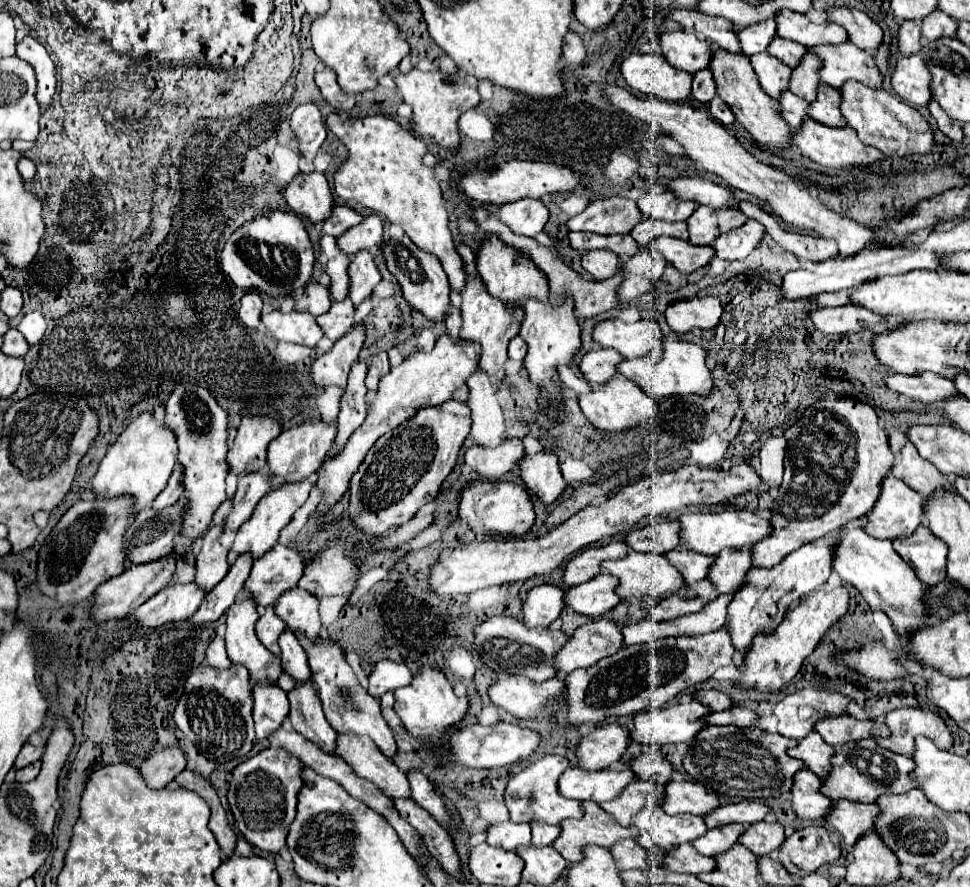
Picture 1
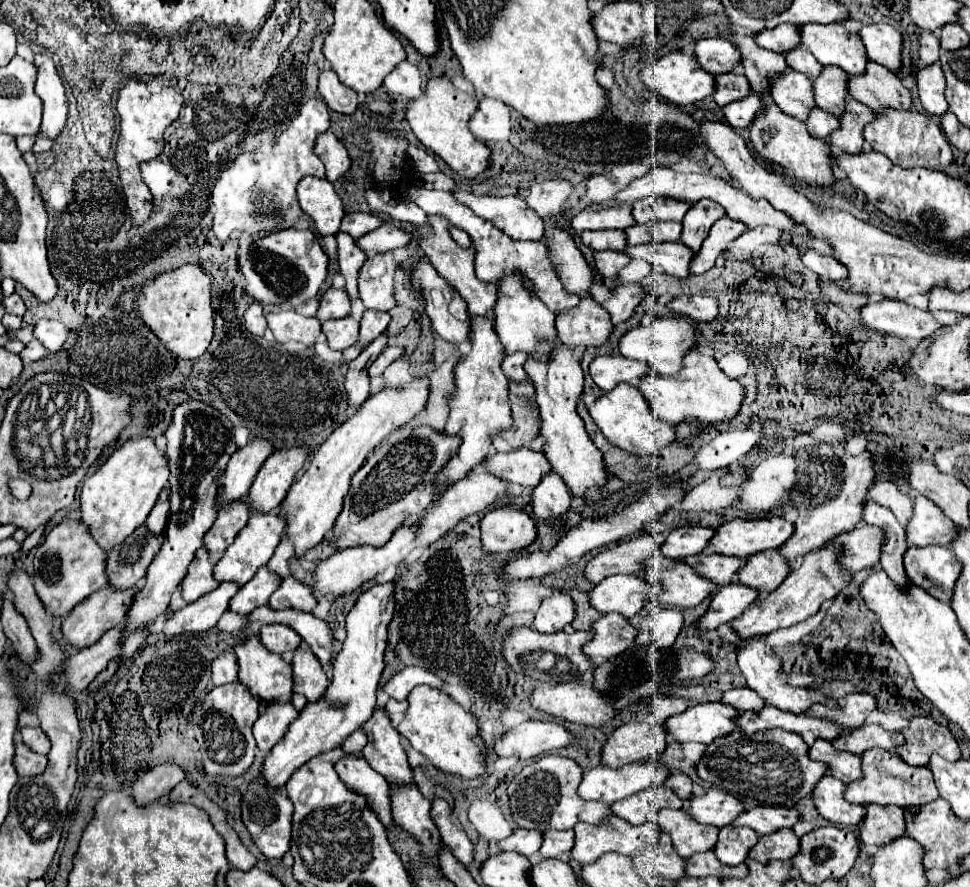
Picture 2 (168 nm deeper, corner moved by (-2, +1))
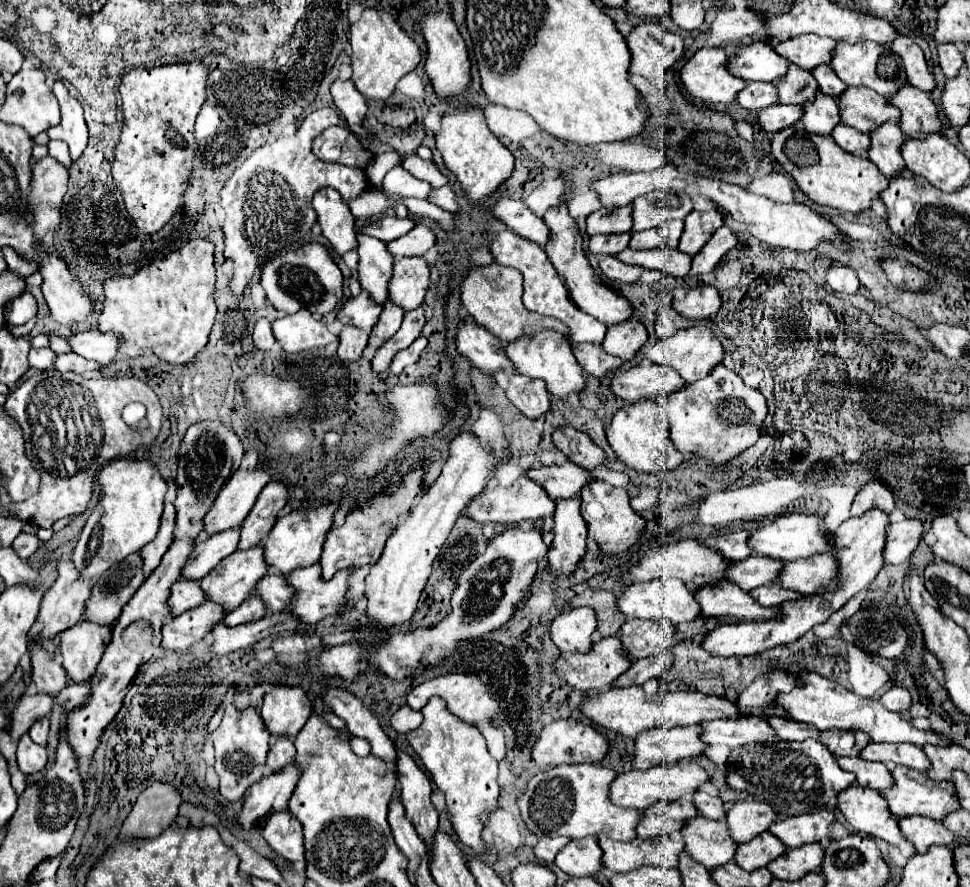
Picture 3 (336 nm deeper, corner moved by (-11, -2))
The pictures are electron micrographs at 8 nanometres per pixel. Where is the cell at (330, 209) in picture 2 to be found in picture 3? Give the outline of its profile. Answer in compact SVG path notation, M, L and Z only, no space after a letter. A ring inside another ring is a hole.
M319 189L313 197L313 209L317 211L317 221L321 223L323 235L339 255L357 247L355 217L335 189Z

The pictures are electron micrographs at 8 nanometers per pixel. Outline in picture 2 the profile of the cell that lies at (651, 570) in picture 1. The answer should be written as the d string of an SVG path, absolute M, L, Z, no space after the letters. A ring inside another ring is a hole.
M652 560L646 562L644 580L650 584L660 582L664 586L664 594L658 596L662 608L692 608L698 606L704 598L714 594L716 584L708 578L696 574L686 564L678 564L670 570L654 568Z

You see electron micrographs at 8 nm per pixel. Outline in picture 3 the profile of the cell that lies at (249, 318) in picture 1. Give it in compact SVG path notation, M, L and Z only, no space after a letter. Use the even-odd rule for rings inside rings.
M261 317L257 323L255 323L255 329L253 329L253 341L255 341L255 347L257 349L271 349L273 343L275 343L275 335L271 331L271 321Z

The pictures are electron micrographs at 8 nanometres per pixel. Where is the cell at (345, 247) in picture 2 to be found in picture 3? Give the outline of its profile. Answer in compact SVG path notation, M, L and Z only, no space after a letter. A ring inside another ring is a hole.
M357 235L359 247L359 283L369 293L373 303L383 305L387 301L387 283L393 271L393 257L387 251L387 243L369 235Z

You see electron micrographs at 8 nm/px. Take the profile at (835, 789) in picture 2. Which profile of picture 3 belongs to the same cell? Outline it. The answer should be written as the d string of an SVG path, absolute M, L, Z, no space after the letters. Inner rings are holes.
M851 785L837 795L837 807L855 831L869 833L873 837L881 837L889 843L899 845L905 857L911 857L915 853L913 845L909 845L909 841L901 837L897 817L889 813L885 799L877 791Z

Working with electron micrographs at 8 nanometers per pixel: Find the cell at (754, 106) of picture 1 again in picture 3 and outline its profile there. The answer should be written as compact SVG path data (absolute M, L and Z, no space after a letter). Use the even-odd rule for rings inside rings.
M791 127L773 133L771 135L771 155L795 179L799 189L815 203L831 207L831 209L839 209L839 211L859 213L863 209L869 209L871 201L879 197L881 189L885 189L887 179L881 173L877 173L877 167L865 157L857 157L853 153L843 151L833 141L833 137L803 133L803 137L809 143L791 143L791 147L789 147L791 137L795 137L795 135L799 135L799 133Z

